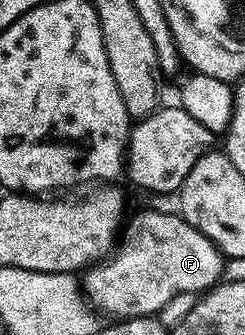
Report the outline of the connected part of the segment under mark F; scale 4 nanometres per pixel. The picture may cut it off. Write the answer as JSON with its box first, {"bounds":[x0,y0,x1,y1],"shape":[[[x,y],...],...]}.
{"bounds":[82,212,226,318],"shape":[[[140,212],[130,220],[111,255],[89,267],[82,276],[87,299],[101,313],[112,316],[108,318],[156,316],[174,294],[203,294],[221,283],[226,257],[206,234],[187,224],[183,216]]]}

